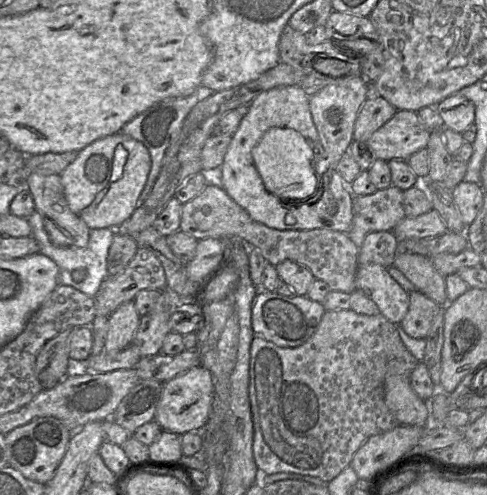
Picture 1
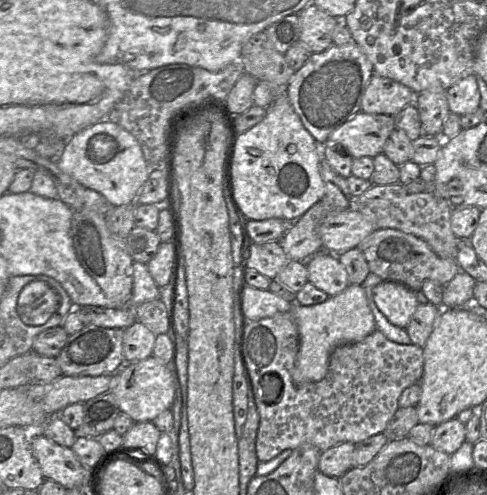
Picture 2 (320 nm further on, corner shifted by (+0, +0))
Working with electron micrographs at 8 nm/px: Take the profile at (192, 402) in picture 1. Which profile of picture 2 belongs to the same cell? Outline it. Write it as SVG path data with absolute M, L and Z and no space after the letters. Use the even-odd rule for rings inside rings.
M154 356L125 363L115 373L110 391L121 413L130 416L134 422L152 422L161 412L171 410L176 398L177 380L171 364L164 364Z

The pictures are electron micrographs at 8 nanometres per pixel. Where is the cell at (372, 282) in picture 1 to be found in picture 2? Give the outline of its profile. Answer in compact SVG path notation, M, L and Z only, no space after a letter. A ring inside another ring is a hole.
M383 281L371 289L374 302L388 321L406 329L419 305L416 292L403 284Z

